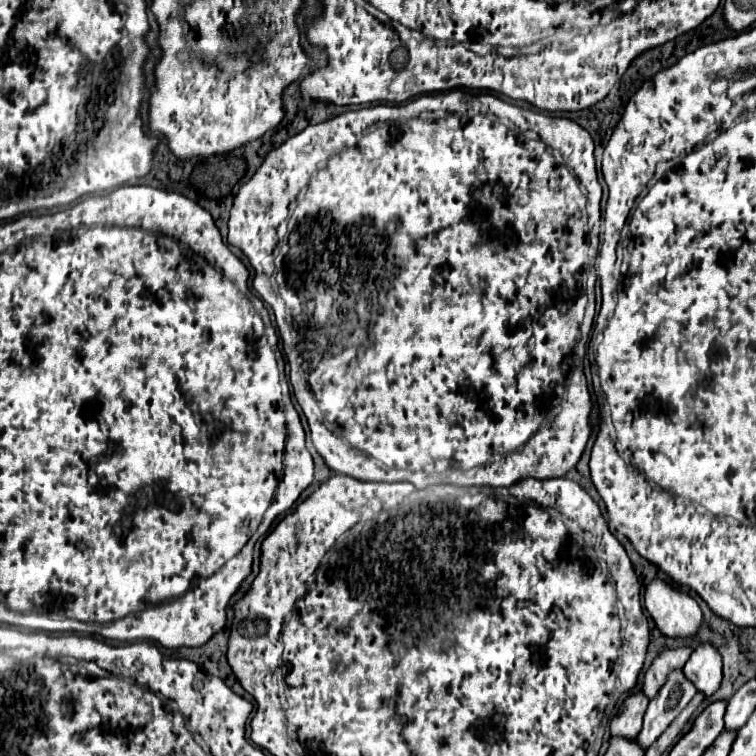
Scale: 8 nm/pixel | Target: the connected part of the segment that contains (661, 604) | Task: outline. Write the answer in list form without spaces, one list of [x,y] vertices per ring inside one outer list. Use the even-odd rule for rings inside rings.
[[[651,580],[645,588],[645,608],[657,628],[671,638],[689,638],[697,632],[703,614],[699,604],[665,580]]]

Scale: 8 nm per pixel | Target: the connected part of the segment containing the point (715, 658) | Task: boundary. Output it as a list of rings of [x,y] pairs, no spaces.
[[[703,642],[693,650],[683,670],[685,676],[697,686],[697,690],[705,692],[705,696],[711,696],[721,684],[723,660],[719,650],[711,642]]]

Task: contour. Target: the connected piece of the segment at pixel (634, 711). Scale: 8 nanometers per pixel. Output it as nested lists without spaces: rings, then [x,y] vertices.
[[[643,692],[629,694],[621,704],[619,712],[615,714],[615,718],[611,720],[611,734],[635,738],[641,732],[641,722],[643,722],[647,702],[649,698]]]

